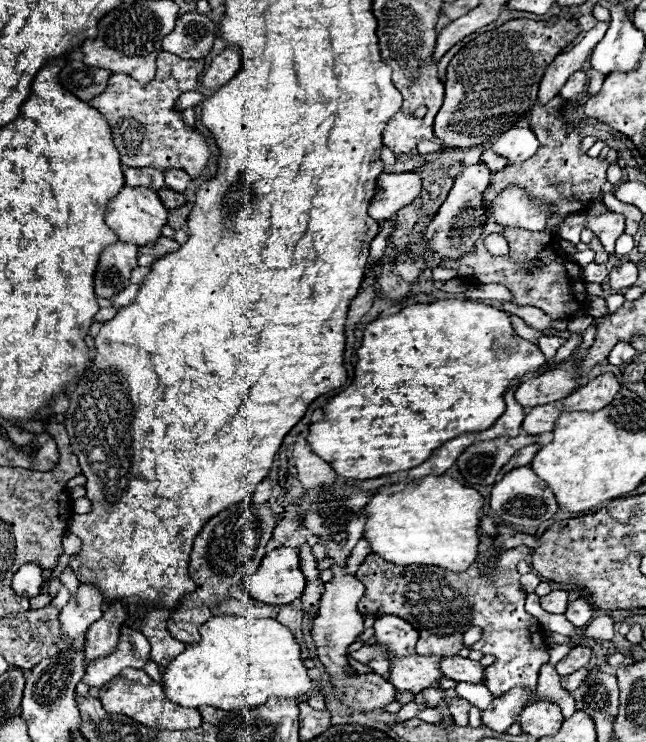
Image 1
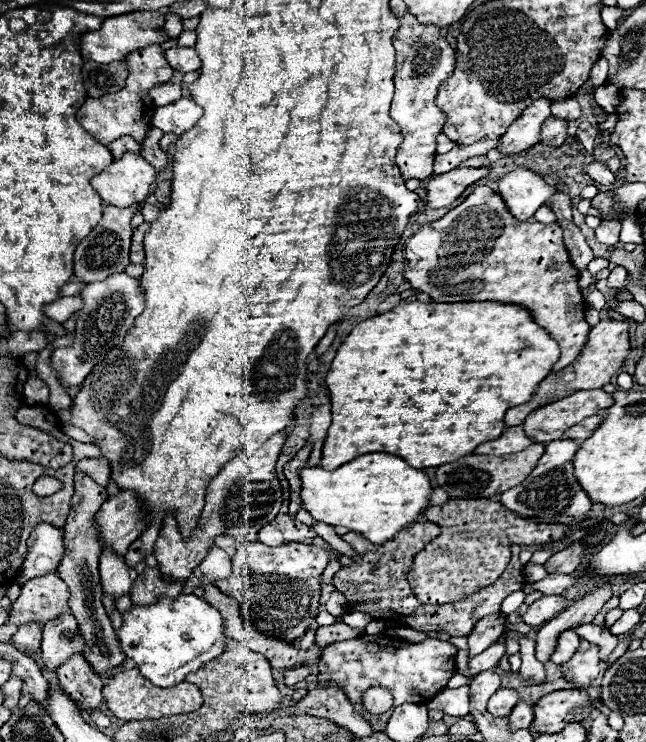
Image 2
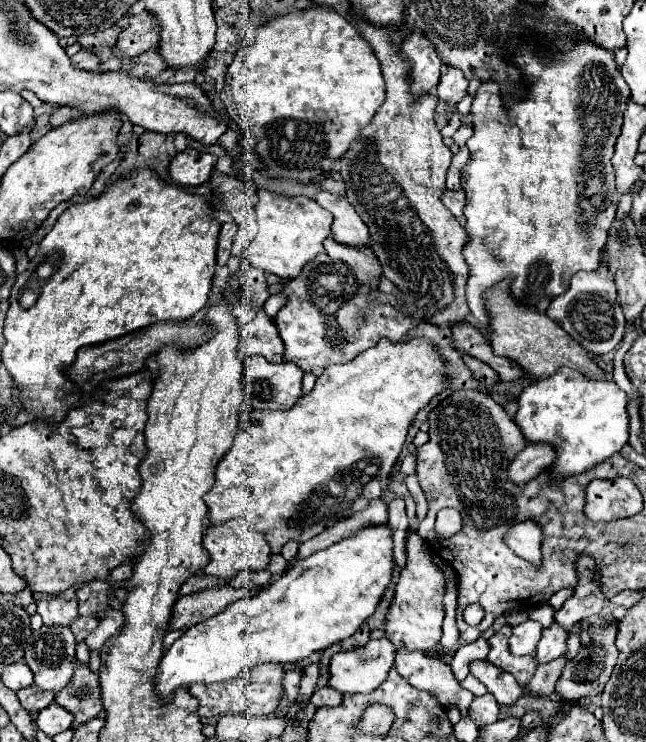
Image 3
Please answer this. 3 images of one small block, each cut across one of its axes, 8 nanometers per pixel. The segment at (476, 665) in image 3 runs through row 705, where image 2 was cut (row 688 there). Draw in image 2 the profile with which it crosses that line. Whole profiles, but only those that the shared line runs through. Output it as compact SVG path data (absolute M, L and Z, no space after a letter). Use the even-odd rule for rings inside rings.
M500 688L490 698L488 710L494 716L508 716L510 710L512 710L512 706L516 706L516 702L518 702L518 692L514 688Z

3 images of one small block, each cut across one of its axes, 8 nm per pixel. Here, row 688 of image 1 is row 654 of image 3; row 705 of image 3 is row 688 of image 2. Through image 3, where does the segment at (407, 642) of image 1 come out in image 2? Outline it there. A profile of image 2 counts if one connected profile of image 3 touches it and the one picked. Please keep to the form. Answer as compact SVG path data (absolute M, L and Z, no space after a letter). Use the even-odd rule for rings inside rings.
M470 684L460 686L460 688L444 688L438 690L428 702L428 710L440 710L448 716L456 716L456 718L464 718L470 714Z

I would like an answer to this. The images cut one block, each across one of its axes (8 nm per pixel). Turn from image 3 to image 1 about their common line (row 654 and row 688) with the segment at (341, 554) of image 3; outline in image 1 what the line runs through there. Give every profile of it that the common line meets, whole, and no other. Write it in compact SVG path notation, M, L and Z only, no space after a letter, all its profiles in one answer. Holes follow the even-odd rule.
M216 614L200 626L200 642L188 644L186 650L178 654L176 660L172 660L160 672L162 672L162 688L166 692L166 698L184 708L200 708L202 704L208 704L222 710L236 710L248 704L260 706L270 696L298 698L312 690L312 680L300 660L300 646L296 638L286 626L282 626L274 618Z

